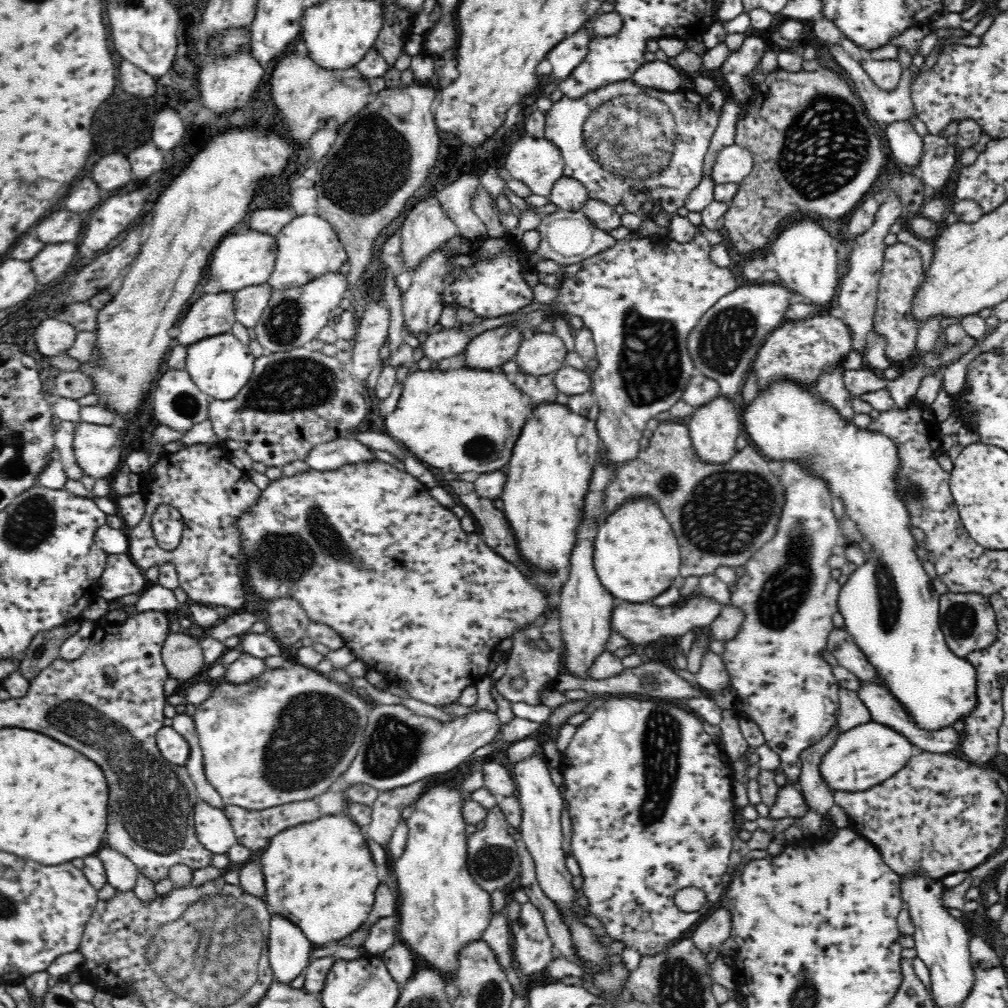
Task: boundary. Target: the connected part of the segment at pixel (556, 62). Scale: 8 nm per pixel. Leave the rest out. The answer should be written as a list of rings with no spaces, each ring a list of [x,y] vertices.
[[[580,27],[572,36],[564,38],[558,46],[554,46],[546,54],[546,58],[550,60],[553,66],[552,80],[555,77],[560,82],[586,58],[590,38],[592,38],[592,35],[588,33],[588,28]]]

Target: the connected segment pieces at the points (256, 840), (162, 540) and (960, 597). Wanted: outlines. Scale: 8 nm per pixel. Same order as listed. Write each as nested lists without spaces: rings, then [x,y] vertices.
[[[304,800],[304,802],[290,802],[264,810],[246,810],[246,808],[240,808],[239,806],[225,805],[224,812],[233,826],[237,844],[247,848],[251,854],[260,854],[260,852],[266,850],[268,842],[278,832],[282,832],[290,826],[296,826],[296,824],[302,824],[302,822],[312,822],[312,820],[320,818],[321,810],[316,803]]]
[[[158,504],[151,518],[152,533],[156,545],[162,551],[171,553],[180,544],[183,530],[181,512],[171,504]]]
[[[952,593],[940,598],[940,625],[946,645],[957,658],[967,659],[972,652],[987,650],[996,643],[997,617],[991,602],[982,594]]]

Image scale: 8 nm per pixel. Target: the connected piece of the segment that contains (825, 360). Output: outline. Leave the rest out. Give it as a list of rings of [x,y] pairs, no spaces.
[[[817,313],[806,320],[786,320],[782,326],[776,328],[767,336],[750,369],[754,369],[760,378],[759,389],[768,386],[772,380],[776,382],[776,378],[788,378],[793,382],[815,387],[818,378],[820,378],[820,373],[826,367],[843,365],[842,360],[853,349],[852,344],[854,344],[854,337],[852,337],[852,331],[848,327],[848,323],[840,318],[832,317],[828,313]]]

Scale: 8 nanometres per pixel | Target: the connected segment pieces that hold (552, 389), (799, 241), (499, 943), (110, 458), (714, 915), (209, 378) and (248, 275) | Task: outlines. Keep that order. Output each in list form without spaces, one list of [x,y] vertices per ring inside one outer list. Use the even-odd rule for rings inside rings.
[[[519,370],[511,379],[520,391],[531,396],[532,402],[535,402],[532,408],[540,401],[555,401],[558,396],[554,373],[532,375]]]
[[[800,218],[784,226],[776,240],[772,242],[770,252],[776,258],[776,268],[782,285],[796,291],[796,294],[808,296],[816,304],[832,305],[839,288],[838,256],[836,241],[831,234],[812,218]]]
[[[502,913],[496,914],[494,918],[491,918],[490,924],[488,924],[486,930],[482,933],[481,938],[494,951],[496,961],[500,965],[500,970],[504,975],[514,964],[510,945],[511,937],[506,926],[508,923],[509,921],[507,921]]]
[[[81,421],[73,437],[73,452],[84,474],[97,479],[116,470],[124,450],[124,433],[118,427]]]
[[[722,904],[701,922],[692,939],[698,949],[707,953],[710,948],[718,947],[725,940],[732,939],[732,909]]]
[[[228,332],[188,345],[185,369],[190,373],[198,388],[211,400],[230,401],[252,378],[255,360],[256,357],[252,355],[250,347],[242,344]]]
[[[252,228],[233,231],[217,246],[208,264],[206,275],[209,277],[207,286],[216,276],[221,278],[224,291],[240,290],[244,287],[268,282],[277,260],[276,235],[260,232]]]

